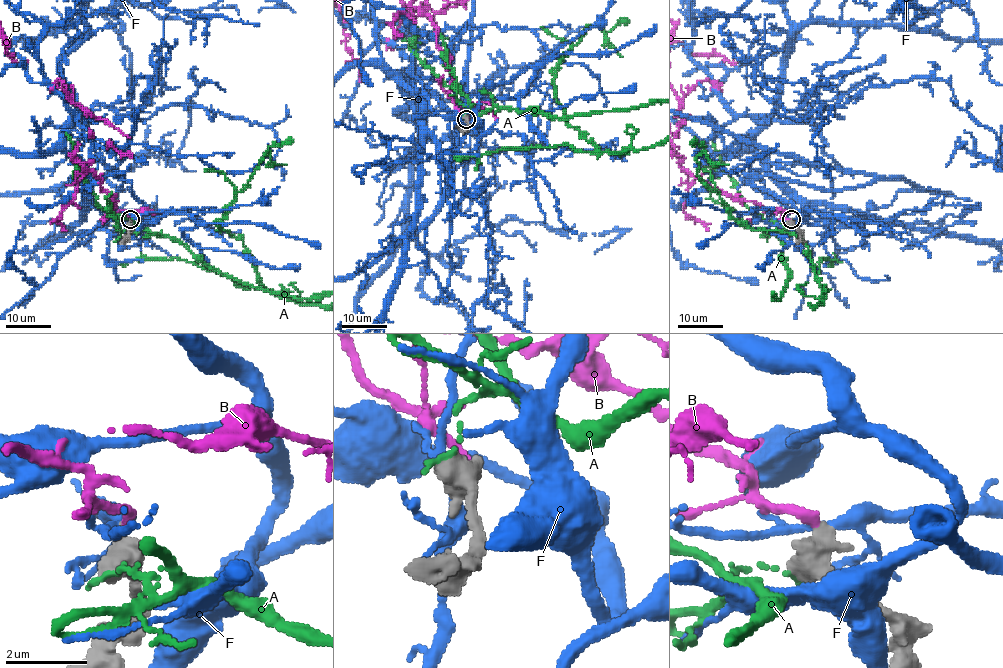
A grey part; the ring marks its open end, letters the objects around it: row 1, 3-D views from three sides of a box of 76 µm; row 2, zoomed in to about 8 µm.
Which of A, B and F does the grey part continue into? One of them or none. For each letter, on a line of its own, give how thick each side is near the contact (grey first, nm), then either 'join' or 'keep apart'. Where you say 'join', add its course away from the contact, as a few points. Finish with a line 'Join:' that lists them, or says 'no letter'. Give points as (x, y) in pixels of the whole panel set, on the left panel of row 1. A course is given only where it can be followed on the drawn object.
A: 440/130 nm | keep apart
B: 600/260 nm | join
F: 550/220 nm | keep apart
Join: B

